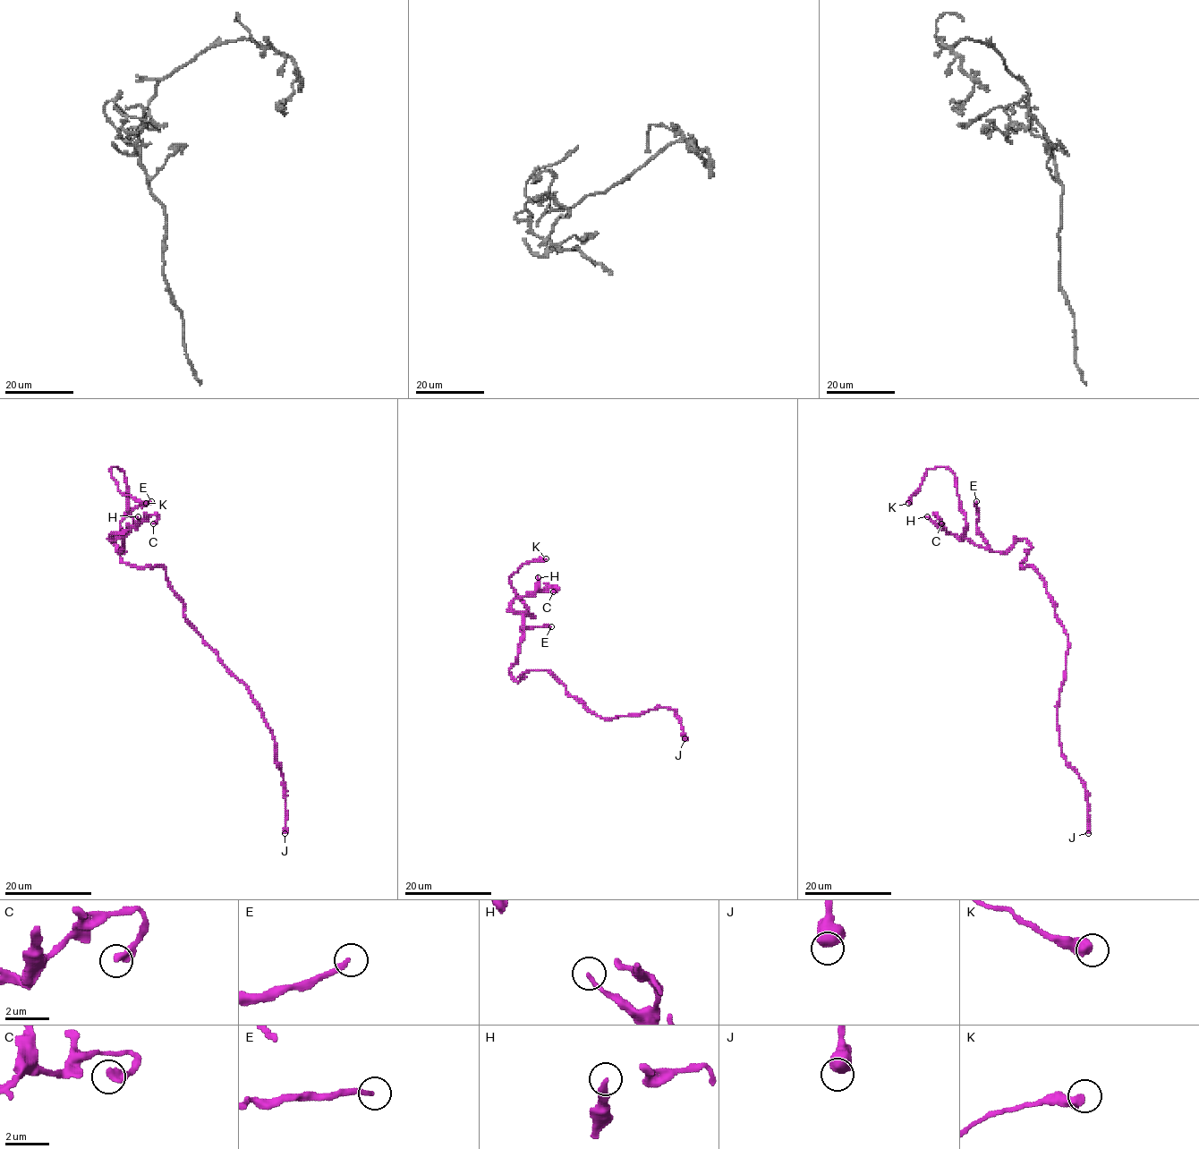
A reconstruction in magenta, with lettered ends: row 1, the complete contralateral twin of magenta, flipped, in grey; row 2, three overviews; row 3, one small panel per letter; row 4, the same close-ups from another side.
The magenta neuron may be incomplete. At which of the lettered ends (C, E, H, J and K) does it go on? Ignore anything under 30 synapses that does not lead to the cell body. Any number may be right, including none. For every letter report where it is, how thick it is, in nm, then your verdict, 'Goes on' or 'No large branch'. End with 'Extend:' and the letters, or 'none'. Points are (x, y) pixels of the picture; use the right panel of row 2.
C: Place: (941, 523). Thickness 400 nm. No large branch
E: Place: (976, 501). Thickness 220 nm. Goes on
H: Place: (927, 516). Thickness 240 nm. No large branch
J: Place: (1088, 833). Thickness 700 nm. No large branch
K: Place: (908, 503). Thickness 500 nm. No large branch
Extend: E

